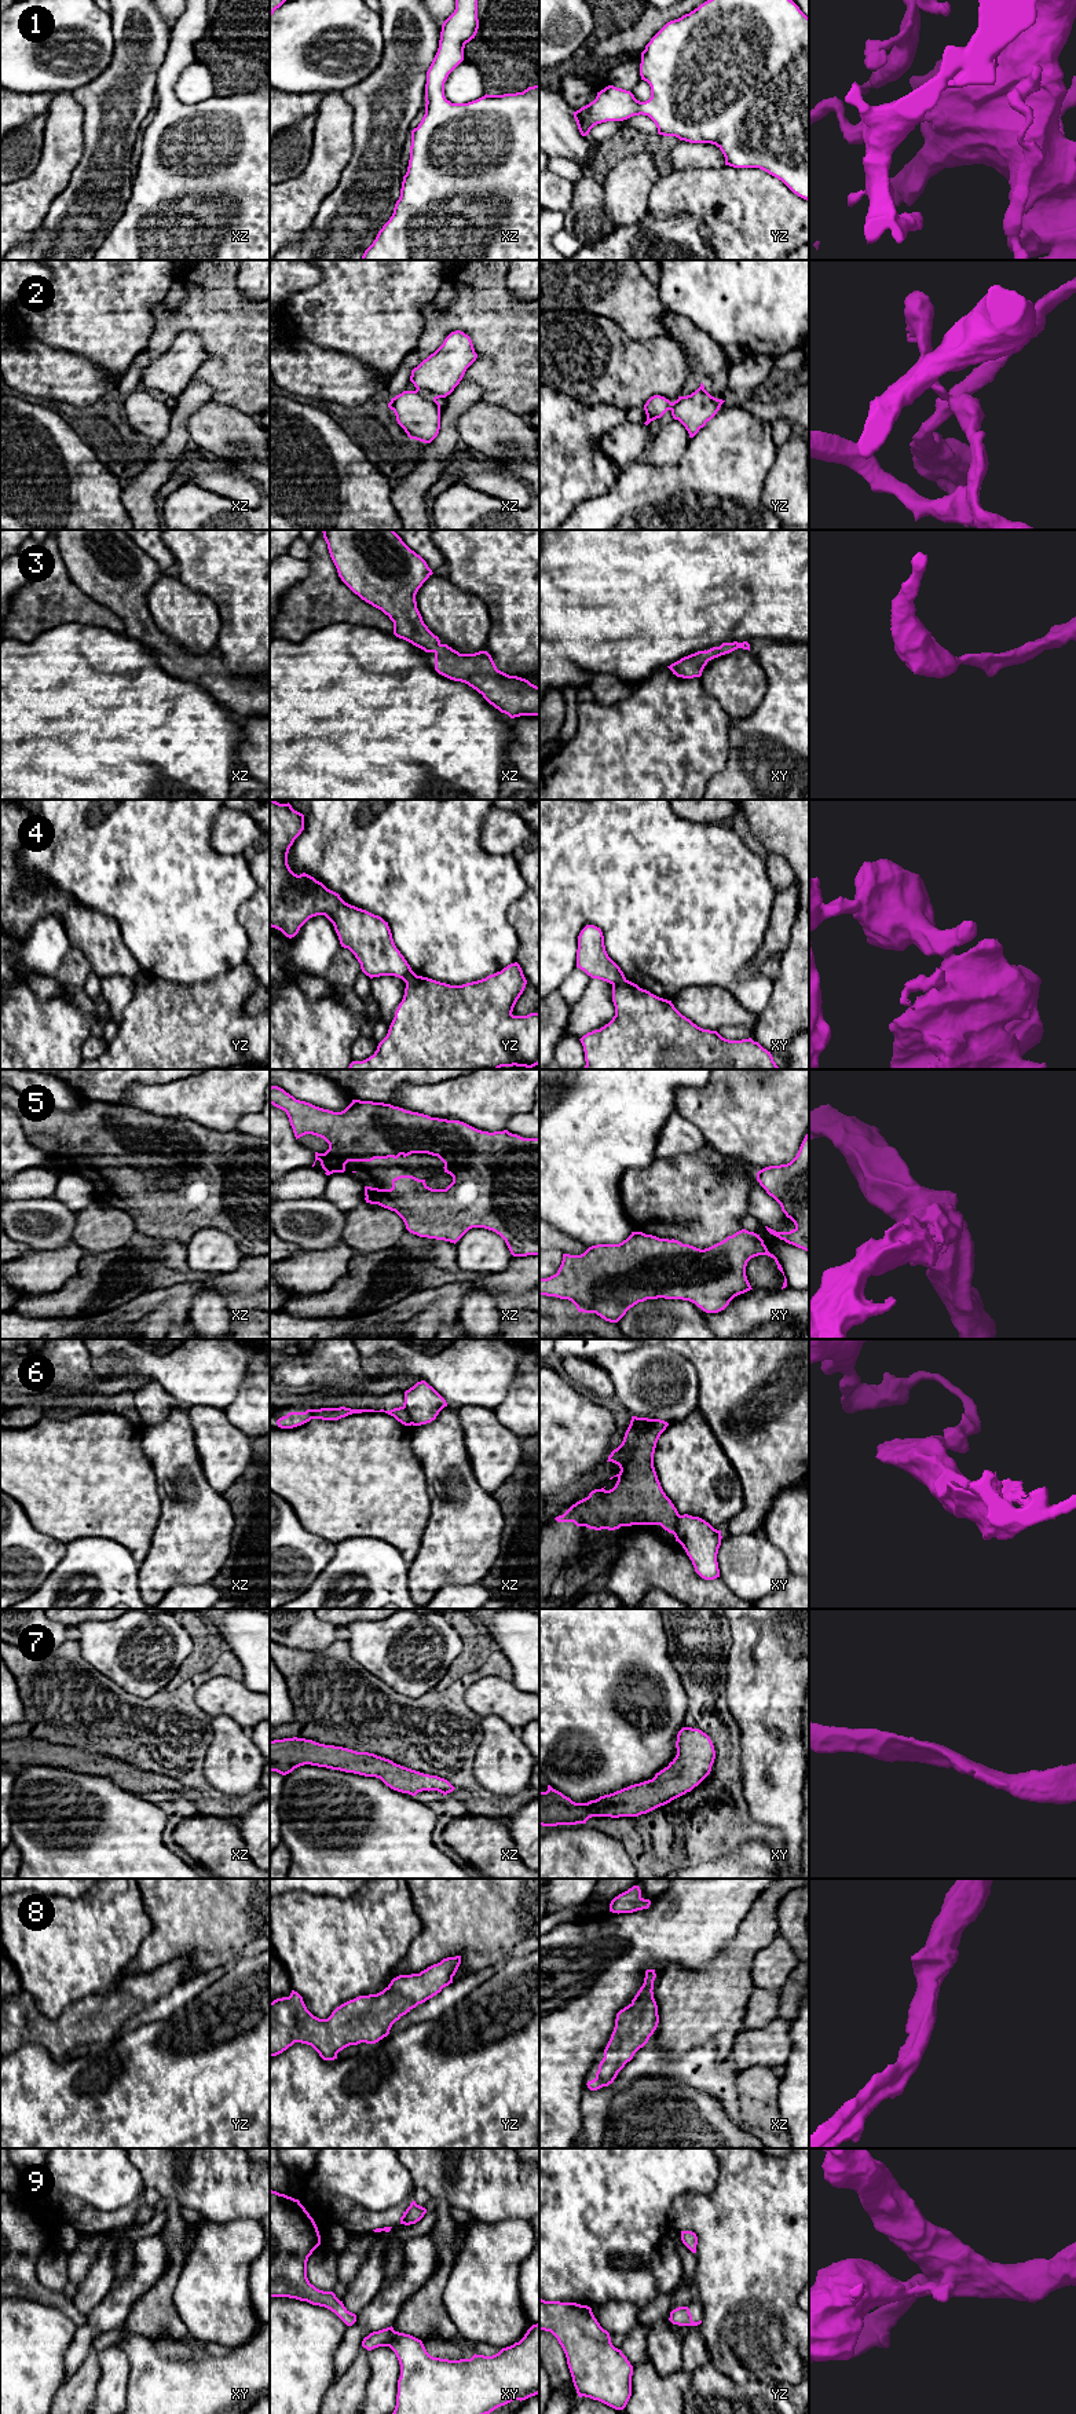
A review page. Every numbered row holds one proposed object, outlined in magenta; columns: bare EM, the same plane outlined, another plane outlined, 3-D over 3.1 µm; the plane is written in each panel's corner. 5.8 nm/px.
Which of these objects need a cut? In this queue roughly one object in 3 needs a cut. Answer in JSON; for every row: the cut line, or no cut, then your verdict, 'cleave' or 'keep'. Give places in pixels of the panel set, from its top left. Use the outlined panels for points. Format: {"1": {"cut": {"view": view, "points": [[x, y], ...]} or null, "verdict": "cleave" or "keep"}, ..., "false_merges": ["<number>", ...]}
{"1": {"cut": null, "verdict": "keep"}, "2": {"cut": {"view": "xz", "points": [[416, 390], [435, 399]]}, "verdict": "cleave"}, "3": {"cut": null, "verdict": "keep"}, "4": {"cut": {"view": "xy", "points": [[625, 979], [612, 984]]}, "verdict": "cleave"}, "5": {"cut": null, "verdict": "keep"}, "6": {"cut": {"view": "xy", "points": [[680, 1515], [673, 1533]]}, "verdict": "cleave"}, "7": {"cut": null, "verdict": "keep"}, "8": {"cut": null, "verdict": "keep"}, "9": {"cut": null, "verdict": "keep"}, "false_merges": ["2", "4", "6"]}

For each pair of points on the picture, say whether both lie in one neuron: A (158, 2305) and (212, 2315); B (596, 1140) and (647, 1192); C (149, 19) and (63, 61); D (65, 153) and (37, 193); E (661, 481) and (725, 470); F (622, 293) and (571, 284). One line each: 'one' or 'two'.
A: two
B: two
C: two
D: one
E: one
F: one

